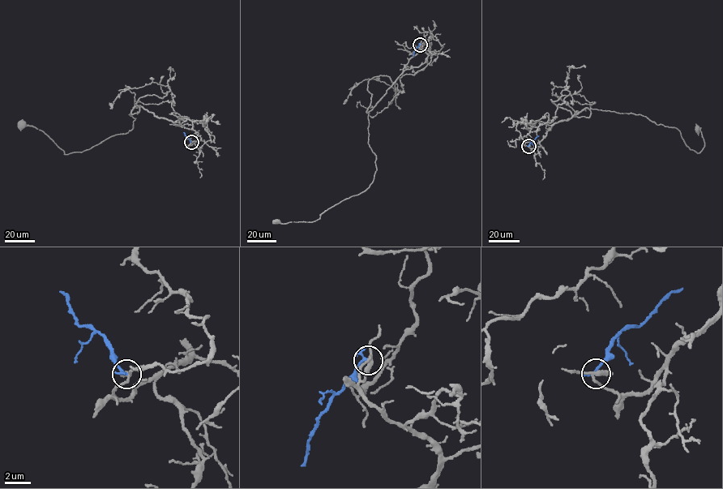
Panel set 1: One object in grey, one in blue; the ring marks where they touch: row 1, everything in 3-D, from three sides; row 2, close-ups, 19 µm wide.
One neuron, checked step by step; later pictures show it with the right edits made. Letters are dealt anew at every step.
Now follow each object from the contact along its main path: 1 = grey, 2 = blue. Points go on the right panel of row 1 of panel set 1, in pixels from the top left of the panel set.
1: (528, 146), (533, 148), (554, 123), (585, 108), (641, 114), (677, 128), (698, 153), (704, 144), (696, 129)
2: (528, 146), (538, 135)

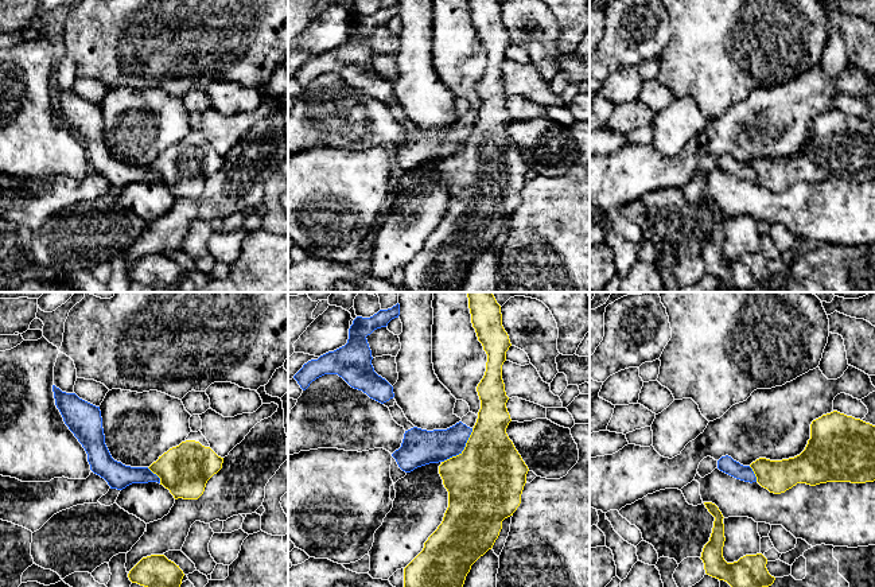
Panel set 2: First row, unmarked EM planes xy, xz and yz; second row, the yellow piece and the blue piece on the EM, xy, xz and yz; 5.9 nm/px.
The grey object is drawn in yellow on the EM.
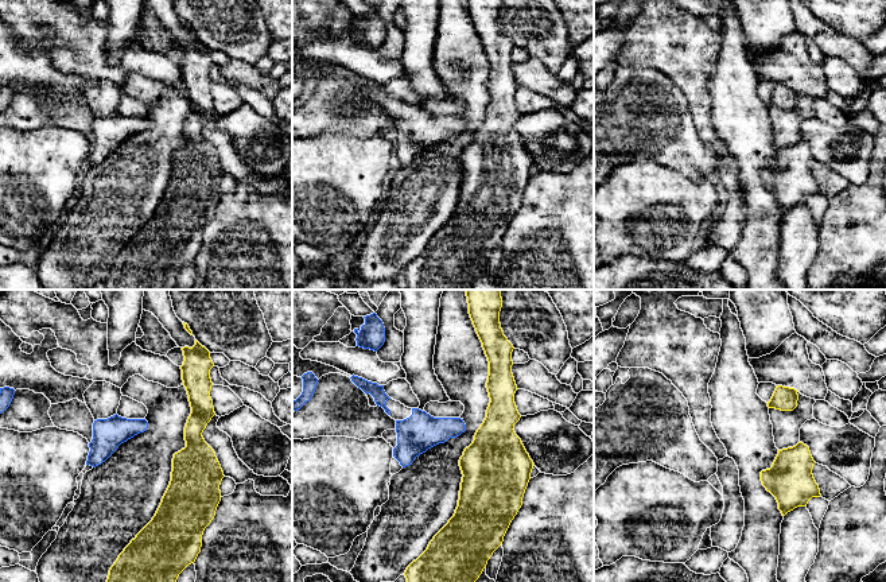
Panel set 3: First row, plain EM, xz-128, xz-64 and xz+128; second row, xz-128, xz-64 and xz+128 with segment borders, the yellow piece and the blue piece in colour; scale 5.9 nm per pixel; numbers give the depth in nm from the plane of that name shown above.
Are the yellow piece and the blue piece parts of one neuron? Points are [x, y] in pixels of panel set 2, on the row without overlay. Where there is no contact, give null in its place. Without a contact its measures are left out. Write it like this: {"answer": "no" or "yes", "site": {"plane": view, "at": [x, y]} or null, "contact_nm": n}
{"answer": "no", "site": {"plane": "xz", "at": [463, 148]}, "contact_nm": 280}

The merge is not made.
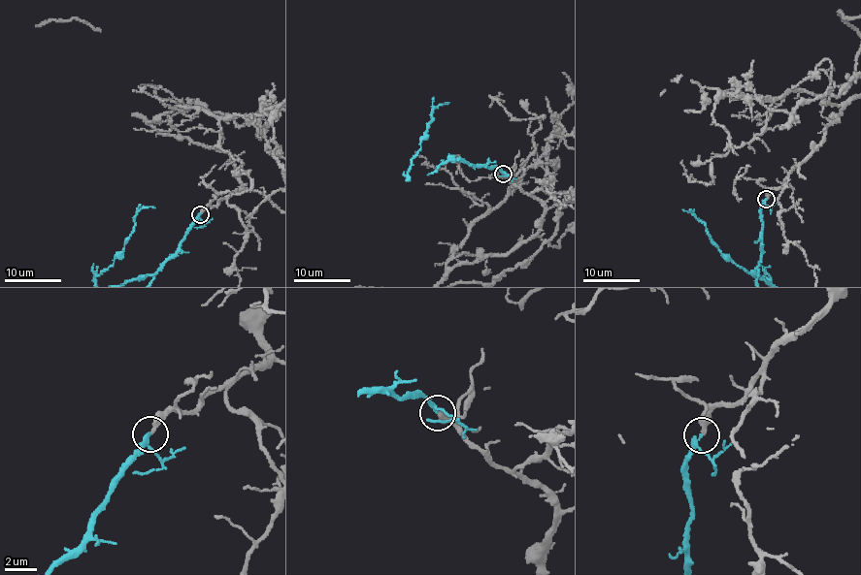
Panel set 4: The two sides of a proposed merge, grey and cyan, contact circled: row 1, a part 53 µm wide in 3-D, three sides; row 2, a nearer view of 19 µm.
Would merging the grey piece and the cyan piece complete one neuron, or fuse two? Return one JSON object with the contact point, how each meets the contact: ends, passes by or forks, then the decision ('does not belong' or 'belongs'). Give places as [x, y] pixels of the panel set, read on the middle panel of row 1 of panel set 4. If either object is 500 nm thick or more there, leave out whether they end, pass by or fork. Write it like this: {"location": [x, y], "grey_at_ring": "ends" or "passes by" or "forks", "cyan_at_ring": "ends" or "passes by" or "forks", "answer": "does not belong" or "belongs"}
{"location": [503, 174], "grey_at_ring": "ends", "cyan_at_ring": "passes by", "answer": "belongs"}

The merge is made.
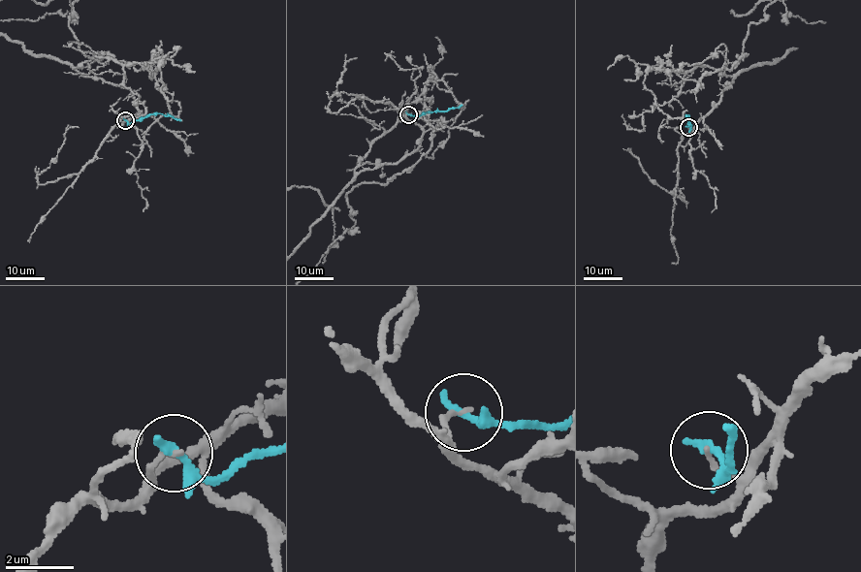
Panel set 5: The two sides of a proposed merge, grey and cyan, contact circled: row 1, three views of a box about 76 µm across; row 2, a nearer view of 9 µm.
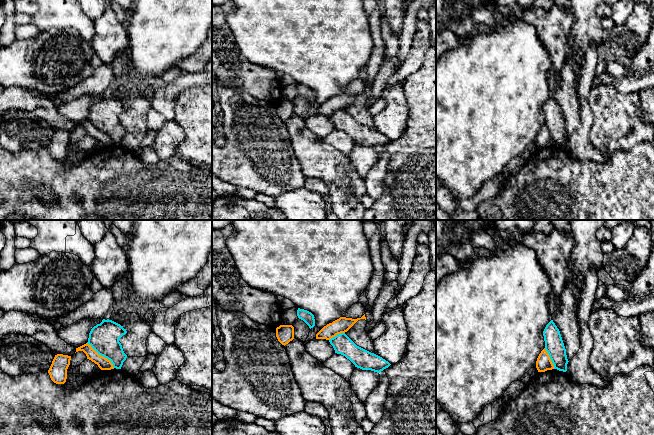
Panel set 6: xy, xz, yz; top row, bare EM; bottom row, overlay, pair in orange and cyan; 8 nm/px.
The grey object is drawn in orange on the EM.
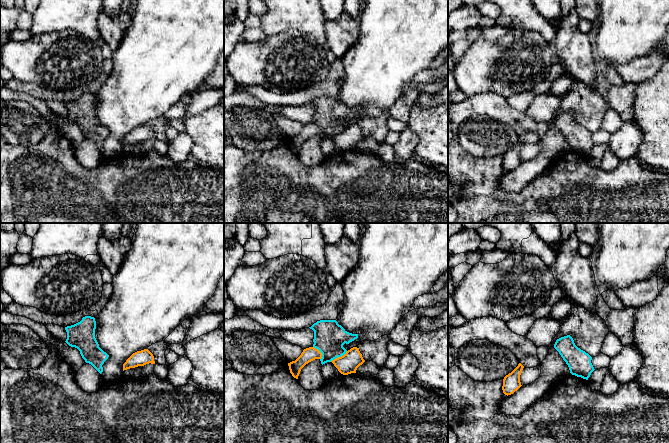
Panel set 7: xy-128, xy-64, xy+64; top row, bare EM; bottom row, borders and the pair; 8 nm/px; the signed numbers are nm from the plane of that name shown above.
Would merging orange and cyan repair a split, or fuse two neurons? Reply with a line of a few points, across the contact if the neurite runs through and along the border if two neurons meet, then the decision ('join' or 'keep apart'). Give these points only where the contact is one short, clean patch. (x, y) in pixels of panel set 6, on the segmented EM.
keep apart

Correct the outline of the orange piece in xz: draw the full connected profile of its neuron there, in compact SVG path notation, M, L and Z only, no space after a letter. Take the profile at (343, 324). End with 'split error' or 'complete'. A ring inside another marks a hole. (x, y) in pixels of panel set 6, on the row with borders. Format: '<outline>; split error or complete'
M365 314L361 318L352 319L346 317L340 317L332 323L324 326L317 334L316 339L330 340L338 334L347 332L358 320L365 319Z; complete

